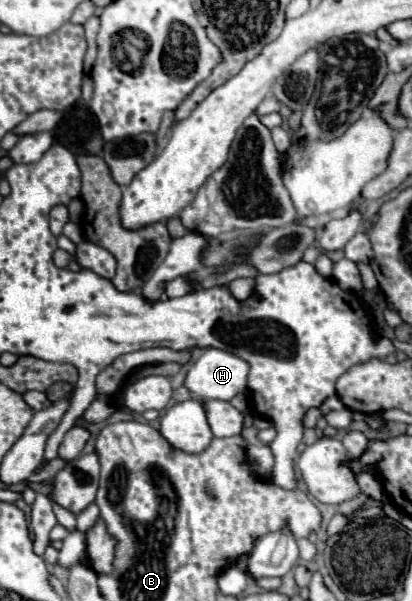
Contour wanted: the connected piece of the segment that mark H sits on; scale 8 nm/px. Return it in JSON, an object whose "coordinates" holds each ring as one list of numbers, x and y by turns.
{"coordinates":[[206,348,206,352,188,370,184,386,194,396,204,398,204,400,232,400,234,394,242,394,246,390,248,370,250,370,248,362,234,356,232,352,226,352,220,348]]}

